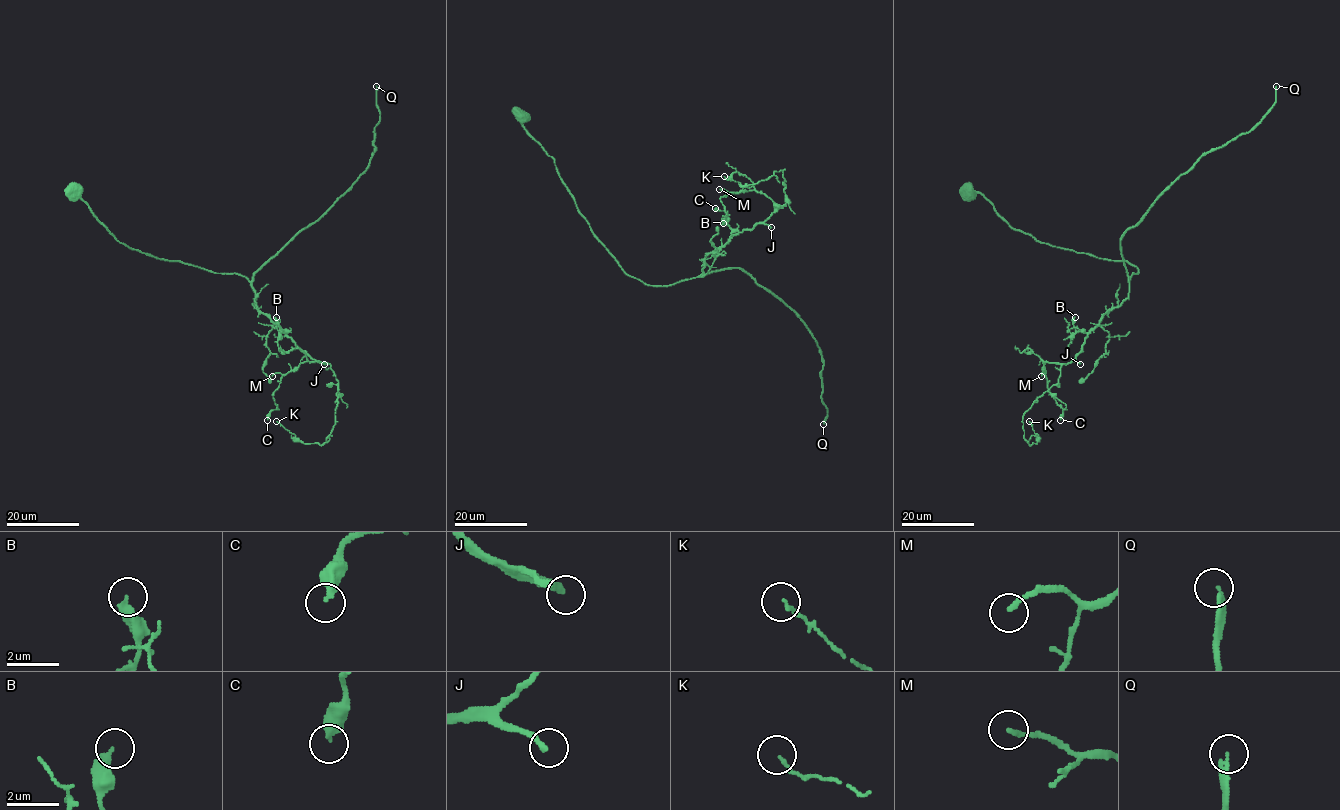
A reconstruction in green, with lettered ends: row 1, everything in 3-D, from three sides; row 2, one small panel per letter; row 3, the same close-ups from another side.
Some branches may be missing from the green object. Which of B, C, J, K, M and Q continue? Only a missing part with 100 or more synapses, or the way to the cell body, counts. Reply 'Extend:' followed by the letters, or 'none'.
Extend: J, Q

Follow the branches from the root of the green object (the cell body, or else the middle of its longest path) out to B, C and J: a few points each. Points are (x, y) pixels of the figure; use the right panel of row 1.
B: (970, 191), (1040, 242), (1138, 268), (1128, 297), (1093, 329), (1077, 331), (1075, 317)
C: (970, 191), (1040, 242), (1139, 270), (1073, 360), (1042, 361), (1060, 420)
J: (970, 191), (1040, 242), (1138, 268), (1128, 297), (1087, 335), (1080, 364)

